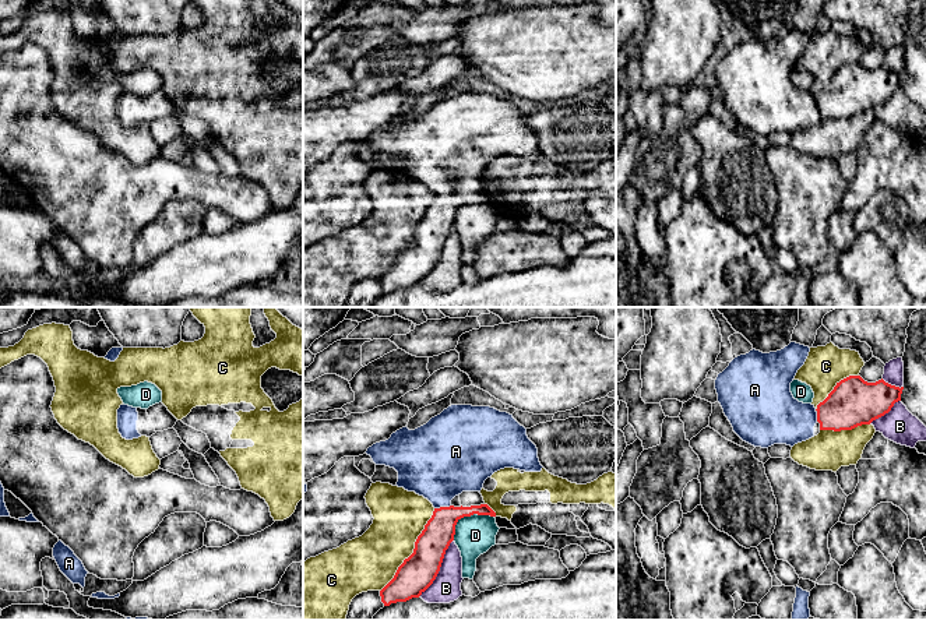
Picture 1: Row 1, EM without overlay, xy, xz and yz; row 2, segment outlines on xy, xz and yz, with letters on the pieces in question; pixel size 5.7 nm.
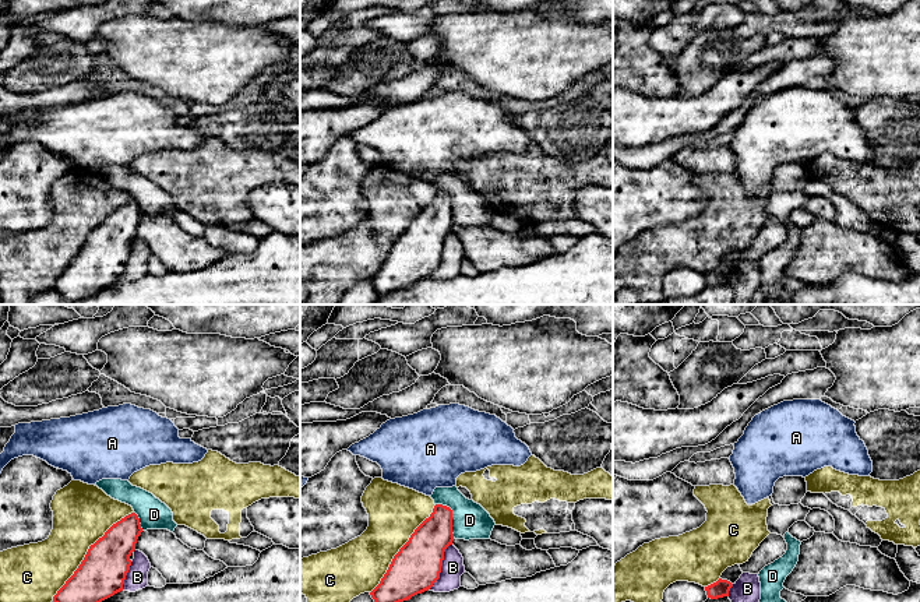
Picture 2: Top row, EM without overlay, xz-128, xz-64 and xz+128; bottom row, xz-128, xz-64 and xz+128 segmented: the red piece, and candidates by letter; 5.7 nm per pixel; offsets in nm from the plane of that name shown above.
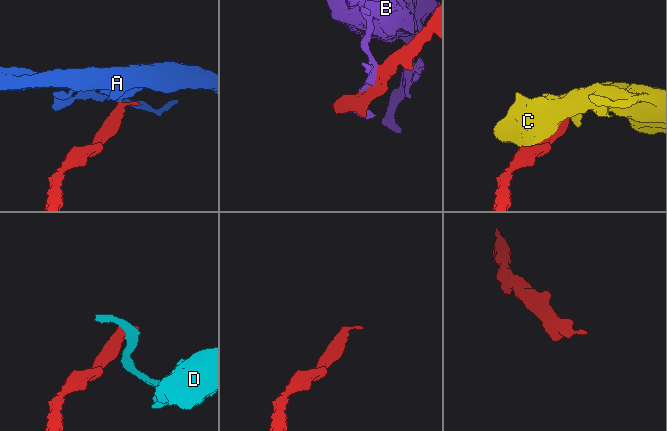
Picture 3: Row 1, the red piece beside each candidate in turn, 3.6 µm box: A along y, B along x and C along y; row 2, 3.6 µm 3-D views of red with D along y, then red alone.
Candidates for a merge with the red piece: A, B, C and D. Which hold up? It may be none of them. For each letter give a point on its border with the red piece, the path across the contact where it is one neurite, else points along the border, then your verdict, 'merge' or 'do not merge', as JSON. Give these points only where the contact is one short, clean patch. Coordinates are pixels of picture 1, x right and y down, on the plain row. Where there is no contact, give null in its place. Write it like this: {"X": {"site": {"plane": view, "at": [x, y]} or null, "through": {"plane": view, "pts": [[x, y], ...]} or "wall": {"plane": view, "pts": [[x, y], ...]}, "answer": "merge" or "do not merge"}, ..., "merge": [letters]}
{"A": {"site": {"plane": "xz", "at": [442, 194]}, "through": {"plane": "xz", "pts": [[430, 233], [442, 214], [442, 194], [439, 151]]}, "answer": "merge"}, "B": {"site": {"plane": "xz", "at": [440, 253]}, "answer": "do not merge"}, "C": {"site": {"plane": "xz", "at": [414, 238]}, "answer": "do not merge"}, "D": {"site": {"plane": "xz", "at": [467, 203]}, "wall": {"plane": "xz", "pts": [[493, 203], [464, 203], [456, 212], [453, 226]]}, "answer": "do not merge"}, "merge": ["A"]}

